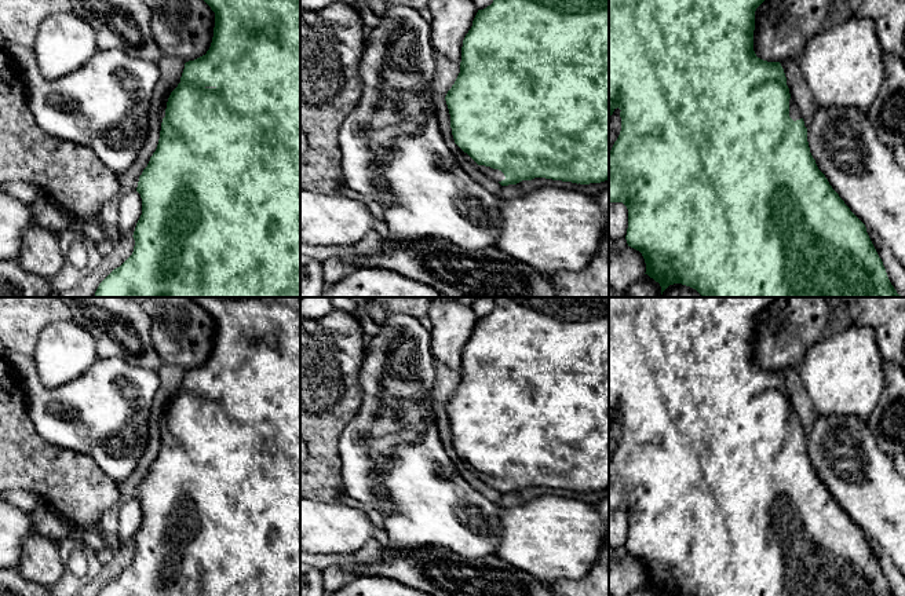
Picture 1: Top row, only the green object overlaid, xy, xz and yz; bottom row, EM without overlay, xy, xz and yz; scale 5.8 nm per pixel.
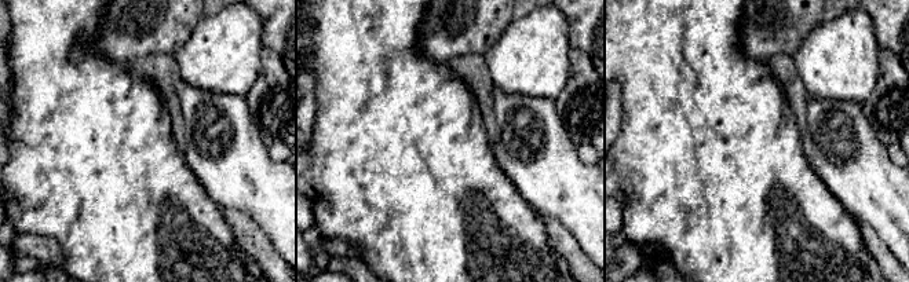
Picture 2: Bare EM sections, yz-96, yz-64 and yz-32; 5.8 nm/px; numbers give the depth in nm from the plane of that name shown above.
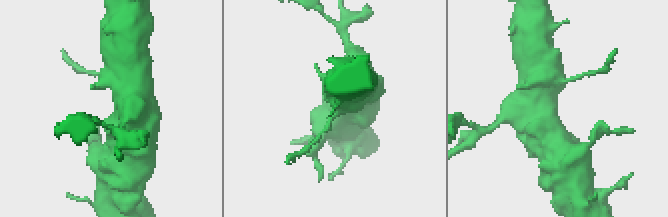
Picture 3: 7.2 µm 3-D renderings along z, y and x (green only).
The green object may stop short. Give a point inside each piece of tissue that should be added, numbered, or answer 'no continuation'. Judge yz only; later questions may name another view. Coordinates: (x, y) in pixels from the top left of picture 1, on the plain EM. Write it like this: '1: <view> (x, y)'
1: yz (795, 423)

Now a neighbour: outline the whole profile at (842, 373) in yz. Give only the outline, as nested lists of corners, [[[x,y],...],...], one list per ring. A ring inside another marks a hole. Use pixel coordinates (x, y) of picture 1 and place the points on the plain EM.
[[[855,322],[815,343],[799,366],[815,414],[868,421],[886,385],[883,361],[873,329]]]

